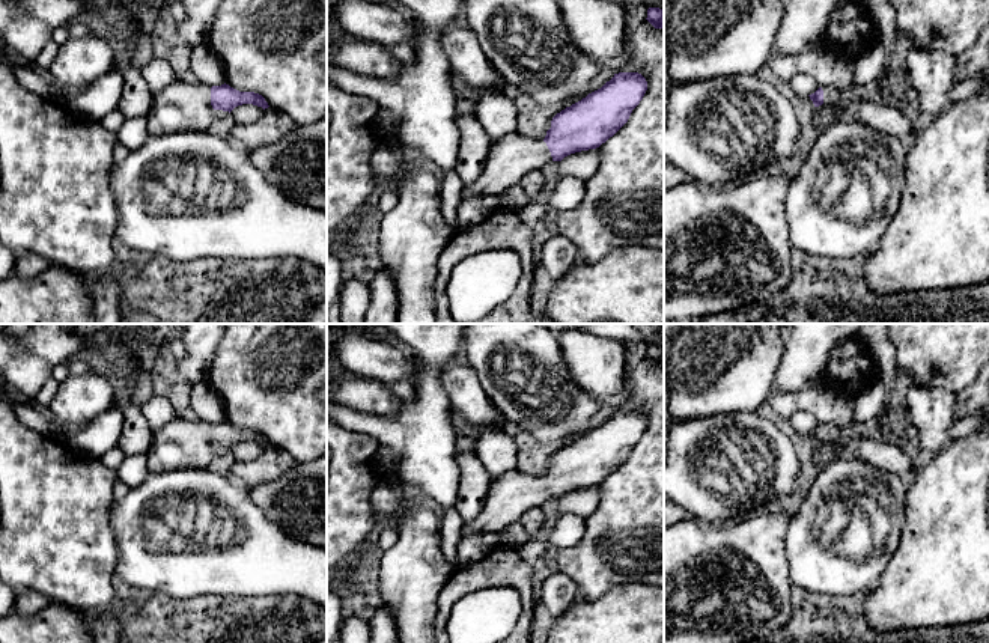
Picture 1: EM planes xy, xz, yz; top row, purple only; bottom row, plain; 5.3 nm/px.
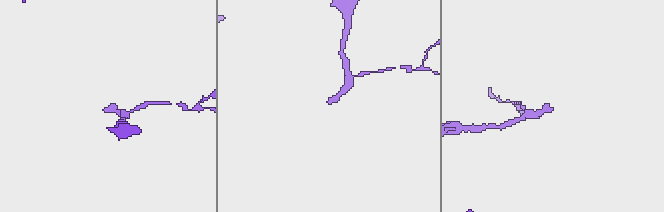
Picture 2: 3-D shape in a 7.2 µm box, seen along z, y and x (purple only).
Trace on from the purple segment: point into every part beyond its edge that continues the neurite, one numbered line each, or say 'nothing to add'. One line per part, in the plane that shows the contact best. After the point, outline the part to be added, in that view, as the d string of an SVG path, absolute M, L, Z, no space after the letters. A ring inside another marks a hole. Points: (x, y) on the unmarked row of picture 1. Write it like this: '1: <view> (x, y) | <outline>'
1: yz (822, 452) | M825 423L823 428L823 441L814 444L811 461L814 467L826 464L835 453L838 444L841 443L841 432L840 426Z

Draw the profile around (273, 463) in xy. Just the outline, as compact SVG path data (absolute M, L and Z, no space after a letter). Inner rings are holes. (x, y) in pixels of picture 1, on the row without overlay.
M268 444L254 461L235 461L230 465L230 474L242 485L253 486L257 483L277 480L281 474L298 464L300 462L285 450Z

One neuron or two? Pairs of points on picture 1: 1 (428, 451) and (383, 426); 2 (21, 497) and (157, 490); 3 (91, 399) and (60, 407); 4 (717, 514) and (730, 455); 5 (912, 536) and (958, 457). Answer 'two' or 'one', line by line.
1: one
2: two
3: one
4: one
5: one

